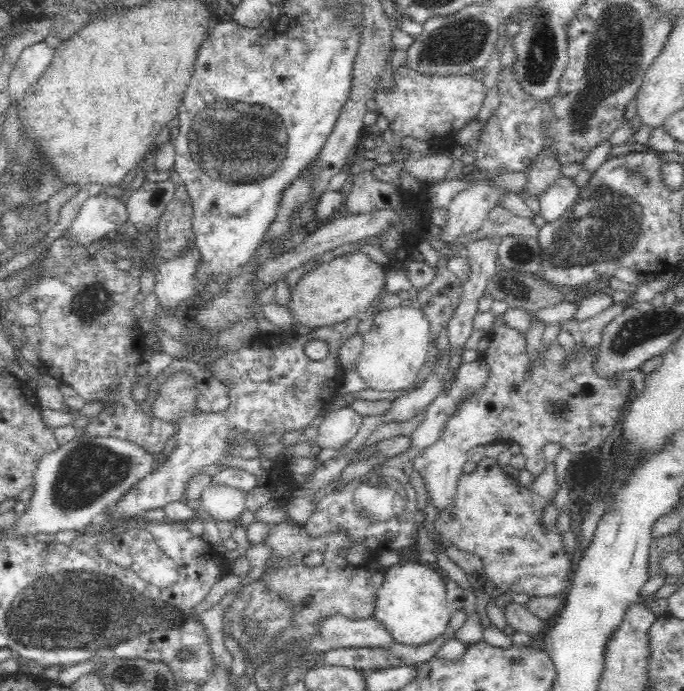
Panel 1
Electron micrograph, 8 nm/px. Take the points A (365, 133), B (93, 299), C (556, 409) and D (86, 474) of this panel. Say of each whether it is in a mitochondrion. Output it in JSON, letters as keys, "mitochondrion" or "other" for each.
{"A":"other","B":"mitochondrion","C":"mitochondrion","D":"mitochondrion"}

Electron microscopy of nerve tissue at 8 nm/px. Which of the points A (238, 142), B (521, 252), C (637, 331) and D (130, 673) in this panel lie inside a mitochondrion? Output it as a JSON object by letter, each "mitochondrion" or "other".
{"A":"mitochondrion","B":"mitochondrion","C":"mitochondrion","D":"mitochondrion"}

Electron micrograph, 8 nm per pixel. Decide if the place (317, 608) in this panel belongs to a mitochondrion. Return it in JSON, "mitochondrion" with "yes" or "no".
{"mitochondrion":"yes"}

